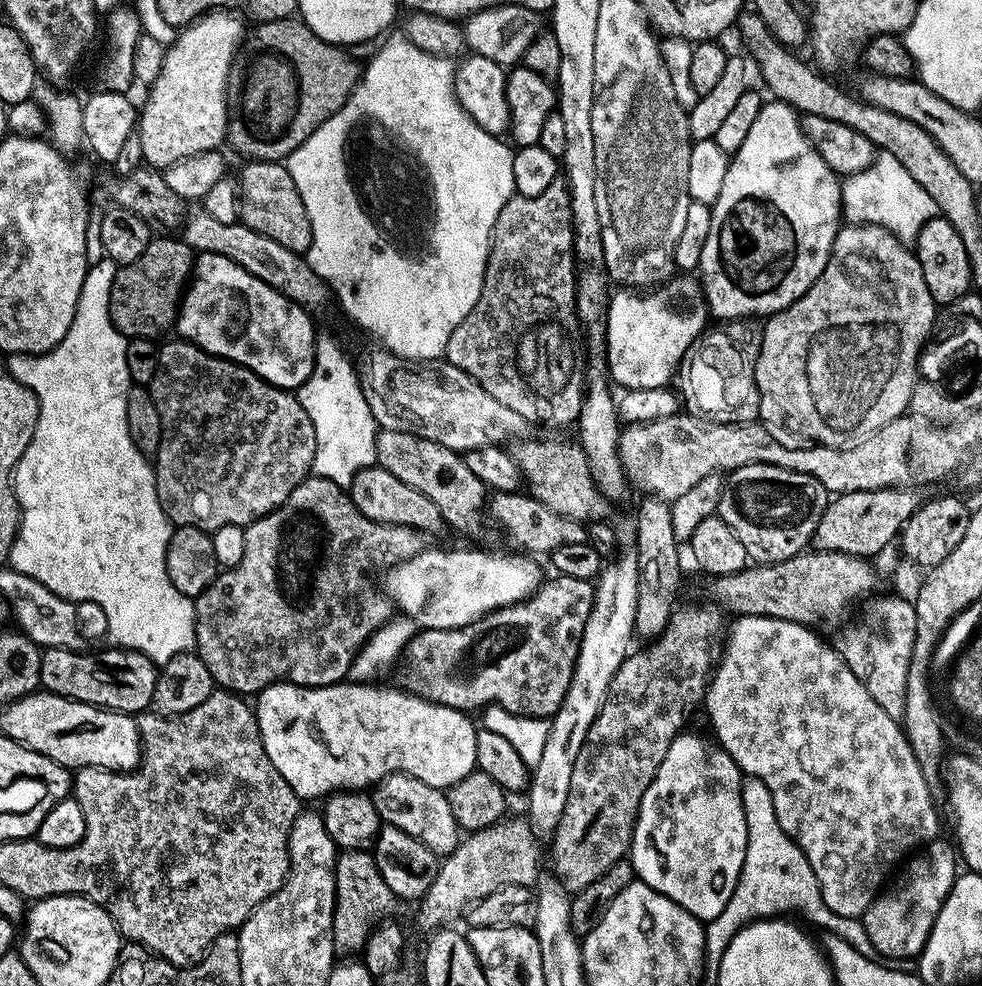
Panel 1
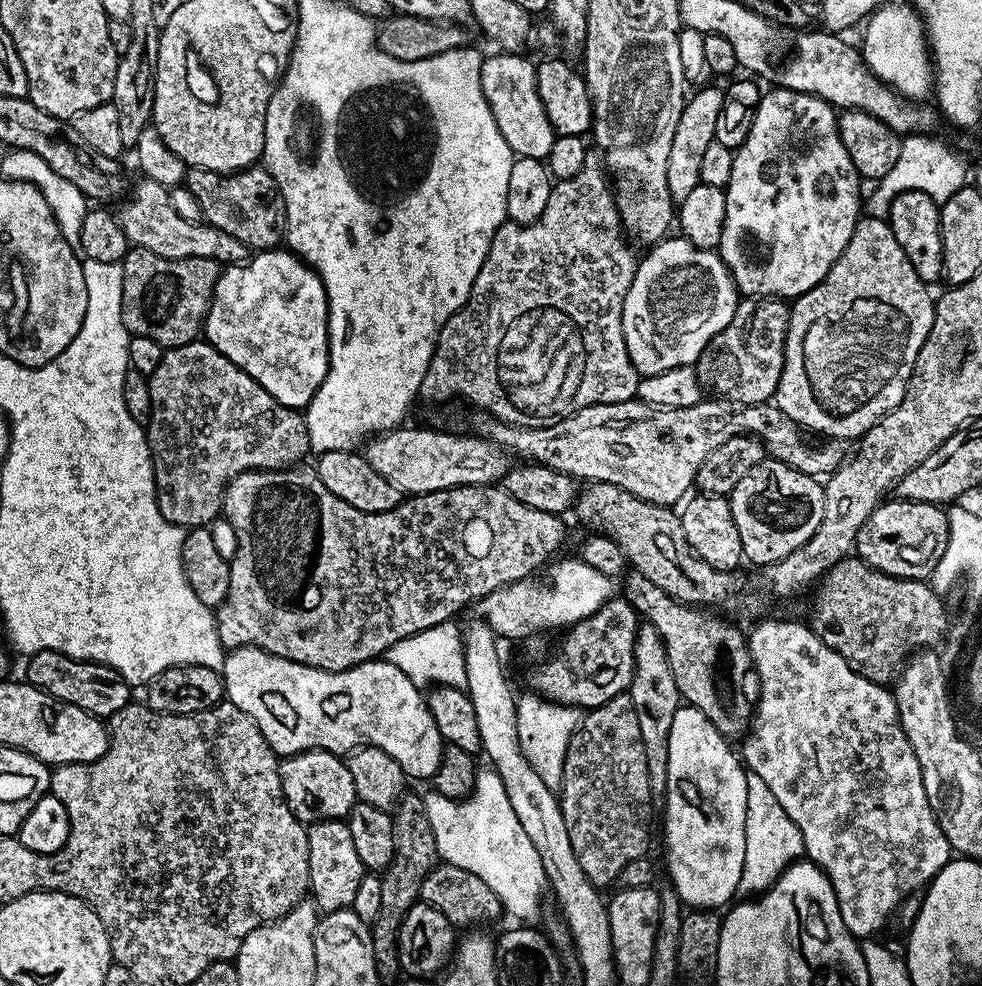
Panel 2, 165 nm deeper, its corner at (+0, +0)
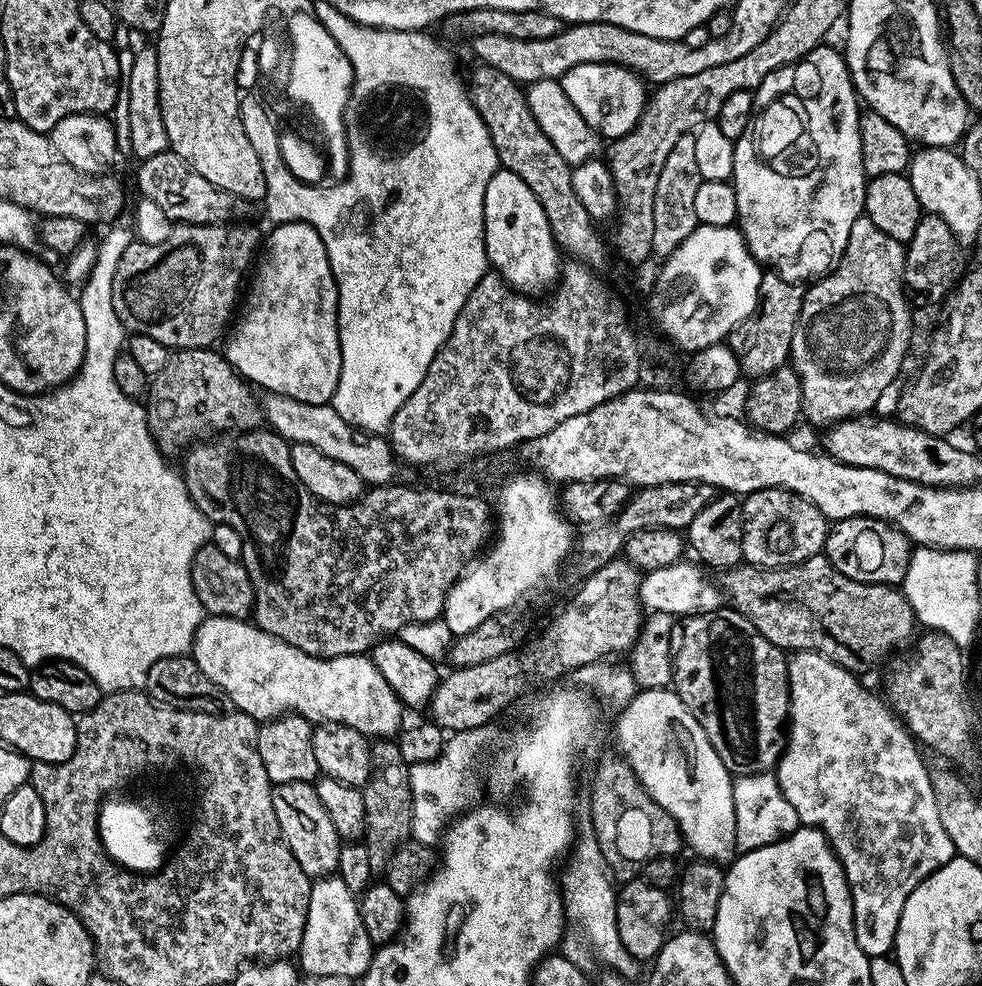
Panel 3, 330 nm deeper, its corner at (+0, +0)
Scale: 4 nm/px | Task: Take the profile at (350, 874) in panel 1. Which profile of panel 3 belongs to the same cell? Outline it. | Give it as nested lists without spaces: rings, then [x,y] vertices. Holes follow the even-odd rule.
[[[291,780],[285,784],[275,785],[272,789],[272,801],[280,833],[290,854],[298,858],[298,866],[302,866],[309,878],[333,875],[338,866],[342,841],[338,830],[334,830],[334,822],[330,822],[330,814],[326,814],[326,806],[322,806],[322,801],[318,798],[315,783]]]

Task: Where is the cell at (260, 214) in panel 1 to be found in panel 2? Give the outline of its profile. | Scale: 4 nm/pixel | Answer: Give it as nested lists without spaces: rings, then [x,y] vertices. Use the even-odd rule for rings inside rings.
[[[263,166],[244,168],[240,172],[211,172],[189,167],[186,187],[201,207],[202,217],[218,230],[224,230],[250,250],[272,250],[286,236],[286,206],[274,178]]]

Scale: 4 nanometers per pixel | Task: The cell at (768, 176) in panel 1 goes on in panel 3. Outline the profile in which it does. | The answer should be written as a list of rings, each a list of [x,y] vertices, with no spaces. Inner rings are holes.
[[[821,46],[815,48],[810,54],[803,56],[798,62],[782,66],[774,70],[759,88],[755,89],[752,102],[752,117],[742,134],[742,138],[734,141],[734,170],[730,181],[738,198],[738,214],[736,224],[740,233],[744,236],[744,245],[750,250],[750,254],[761,266],[767,266],[776,271],[782,278],[797,282],[815,282],[822,276],[828,275],[835,268],[841,256],[846,250],[846,242],[850,238],[850,226],[859,216],[864,215],[864,186],[866,177],[862,166],[862,142],[860,141],[860,114],[861,101],[856,94],[856,88],[852,84],[852,75],[848,73],[848,63],[839,51]]]

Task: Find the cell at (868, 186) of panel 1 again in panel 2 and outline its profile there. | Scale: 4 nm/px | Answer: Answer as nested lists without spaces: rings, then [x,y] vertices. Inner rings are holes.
[[[908,134],[903,137],[900,157],[898,162],[894,162],[894,170],[875,181],[873,188],[876,189],[869,200],[867,197],[866,208],[871,215],[887,217],[894,198],[906,190],[918,190],[922,194],[930,194],[932,200],[942,202],[950,198],[950,194],[958,194],[958,190],[965,187],[966,172],[964,176],[964,164],[959,154],[934,137],[932,134]]]

